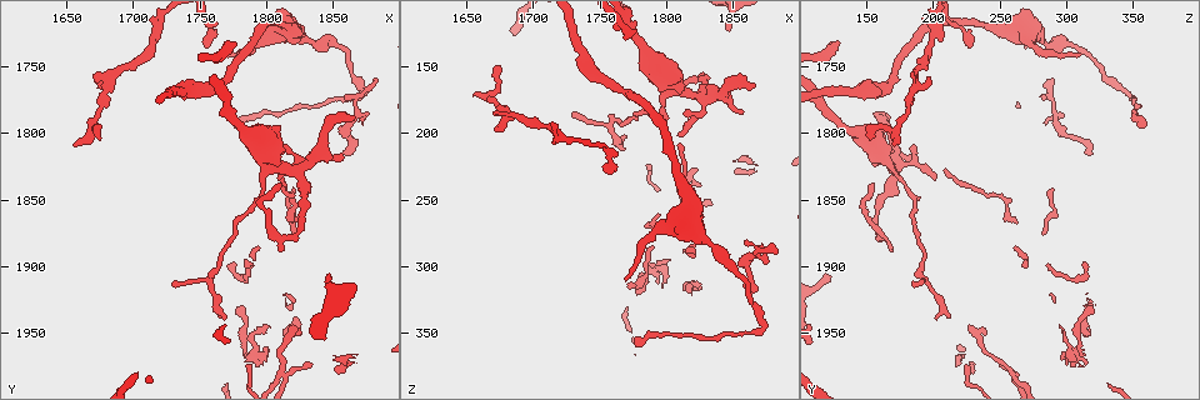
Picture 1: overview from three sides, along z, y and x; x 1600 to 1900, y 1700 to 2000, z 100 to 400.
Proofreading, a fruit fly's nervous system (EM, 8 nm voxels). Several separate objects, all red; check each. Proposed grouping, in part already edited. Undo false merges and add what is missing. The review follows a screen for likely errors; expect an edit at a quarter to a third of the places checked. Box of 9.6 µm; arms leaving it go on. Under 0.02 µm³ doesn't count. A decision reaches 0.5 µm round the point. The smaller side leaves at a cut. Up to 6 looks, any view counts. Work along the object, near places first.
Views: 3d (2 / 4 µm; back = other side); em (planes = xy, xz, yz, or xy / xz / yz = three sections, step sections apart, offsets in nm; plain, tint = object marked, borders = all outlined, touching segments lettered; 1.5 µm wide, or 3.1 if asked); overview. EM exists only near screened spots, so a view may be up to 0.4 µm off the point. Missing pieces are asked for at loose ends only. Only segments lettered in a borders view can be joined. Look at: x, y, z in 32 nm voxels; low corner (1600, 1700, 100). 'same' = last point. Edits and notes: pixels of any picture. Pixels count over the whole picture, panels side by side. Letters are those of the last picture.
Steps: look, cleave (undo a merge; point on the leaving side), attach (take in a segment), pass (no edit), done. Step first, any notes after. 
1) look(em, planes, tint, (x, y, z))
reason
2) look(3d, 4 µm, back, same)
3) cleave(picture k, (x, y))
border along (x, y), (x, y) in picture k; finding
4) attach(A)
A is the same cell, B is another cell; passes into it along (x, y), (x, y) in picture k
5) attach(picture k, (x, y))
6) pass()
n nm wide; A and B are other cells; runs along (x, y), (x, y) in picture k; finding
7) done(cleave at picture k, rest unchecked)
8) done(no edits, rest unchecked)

look(3d, 4 µm, (1864, 1786, 164))
branch stops here

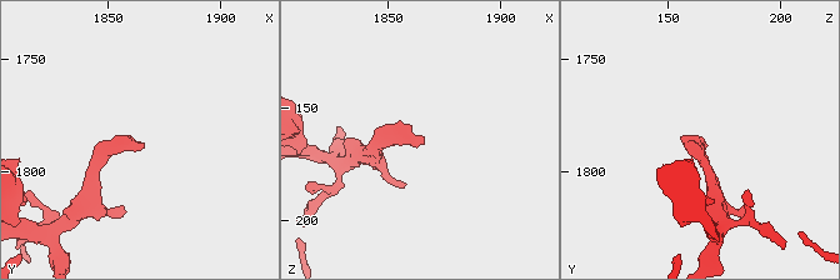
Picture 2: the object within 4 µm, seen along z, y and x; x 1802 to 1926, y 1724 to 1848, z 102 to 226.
look(em, yz, step 8, borders, (1867, 1787, 163))

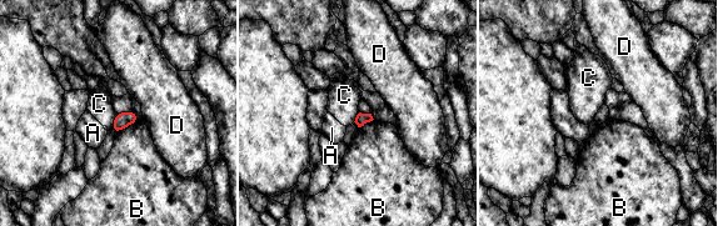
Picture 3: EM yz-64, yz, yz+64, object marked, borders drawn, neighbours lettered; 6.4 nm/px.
pass()
A, B, C and D are other cells; border along (116, 112), (110, 129) in picture 3; no lettered segment goes on from it

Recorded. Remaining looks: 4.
look(3d, 2 µm, (1810, 1836, 156))
end of a long branch

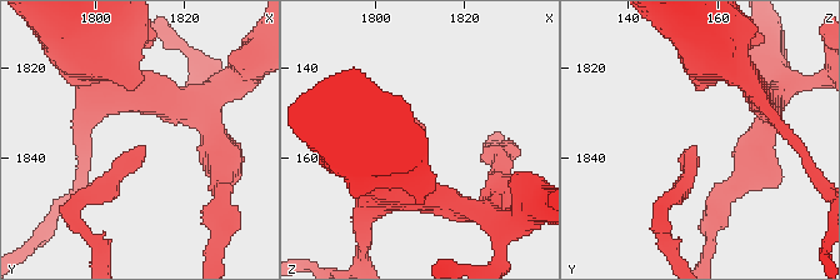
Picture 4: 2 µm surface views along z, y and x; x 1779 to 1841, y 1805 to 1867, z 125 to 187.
look(em, planes, borders, (1810, 1837, 155))

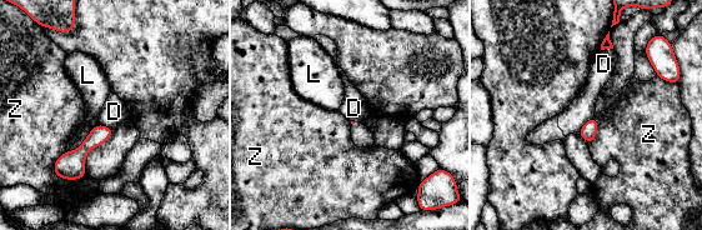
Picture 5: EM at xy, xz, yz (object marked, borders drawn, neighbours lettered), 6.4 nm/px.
pass()
L touches over 280 nm; D, L and Z are other cells; border along (63, 151), (53, 171), (80, 180) in picture 5; none of them fits

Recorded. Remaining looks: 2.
look(3d, 4 µm, (1672, 1758, 196))
an open end

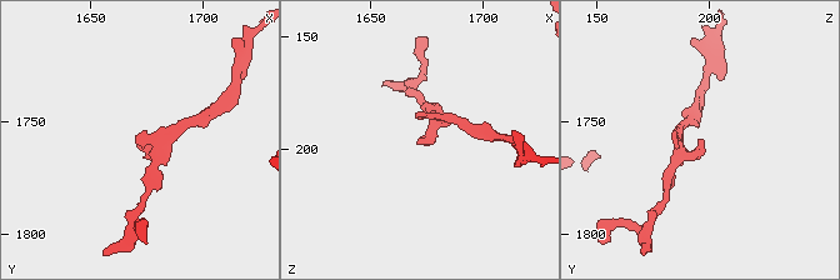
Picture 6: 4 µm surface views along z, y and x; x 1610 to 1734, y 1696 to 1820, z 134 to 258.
look(em, planes, borders, (1673, 1758, 195))

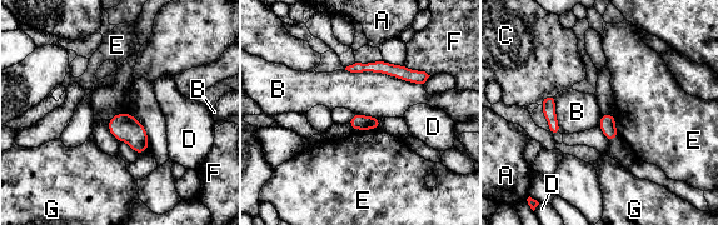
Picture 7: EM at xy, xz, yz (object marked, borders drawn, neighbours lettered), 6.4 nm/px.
pass()
A, B, C, D, E, F and G are other cells; border along (344, 69), (380, 71), (422, 84) in picture 7; none of them fits

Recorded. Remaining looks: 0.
done(no edits, rest unchecked)

